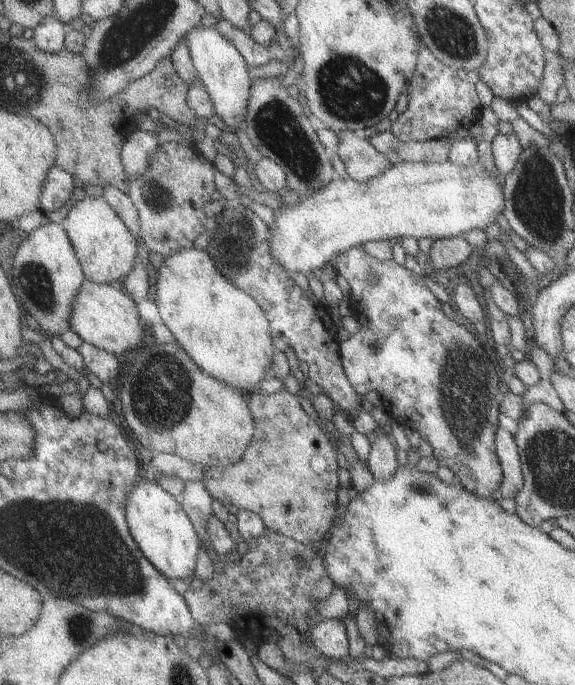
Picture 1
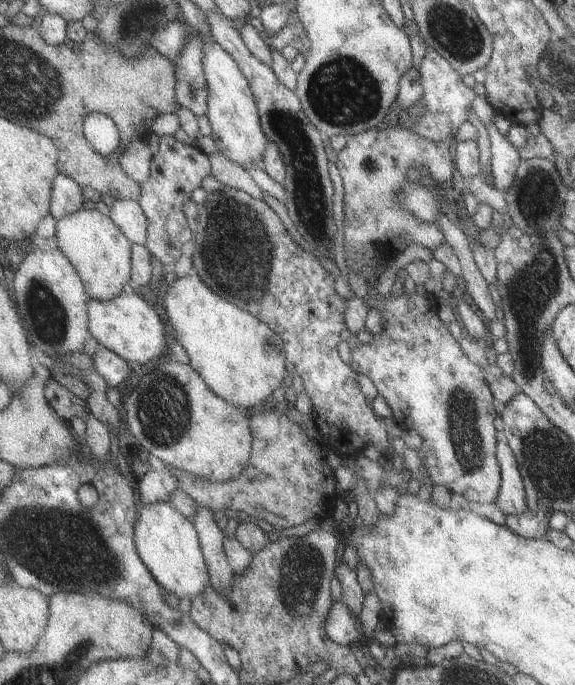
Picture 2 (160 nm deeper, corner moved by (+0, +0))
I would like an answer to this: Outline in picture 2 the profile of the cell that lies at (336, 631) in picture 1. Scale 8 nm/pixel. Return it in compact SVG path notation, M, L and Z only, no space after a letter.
M335 601L330 606L324 622L325 634L335 644L347 647L365 636L361 623L345 608L341 601Z

